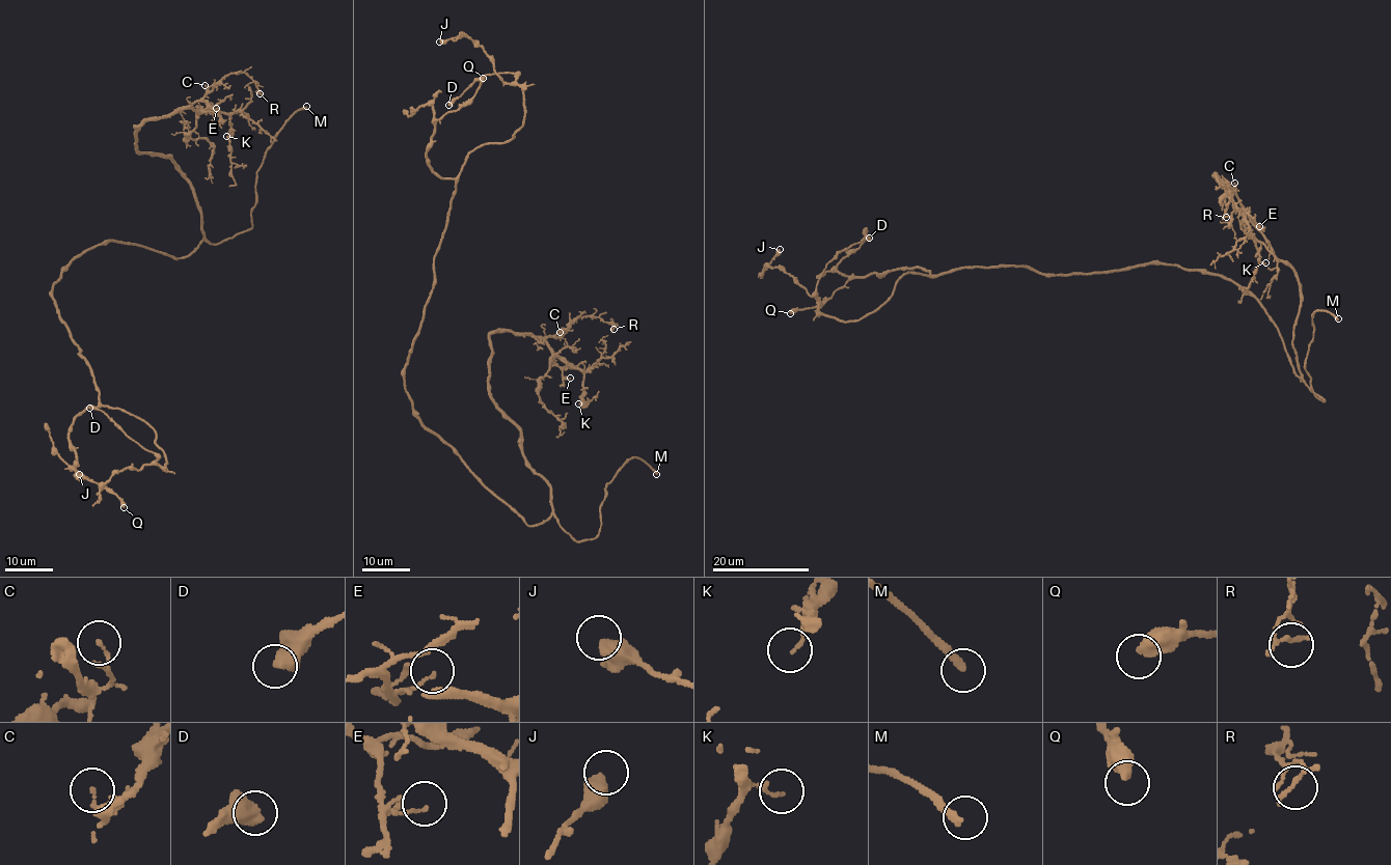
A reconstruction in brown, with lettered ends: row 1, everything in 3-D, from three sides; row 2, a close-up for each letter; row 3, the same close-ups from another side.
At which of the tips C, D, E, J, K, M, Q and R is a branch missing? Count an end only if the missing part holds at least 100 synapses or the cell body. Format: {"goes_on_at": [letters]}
{"goes_on_at": ["M"]}

